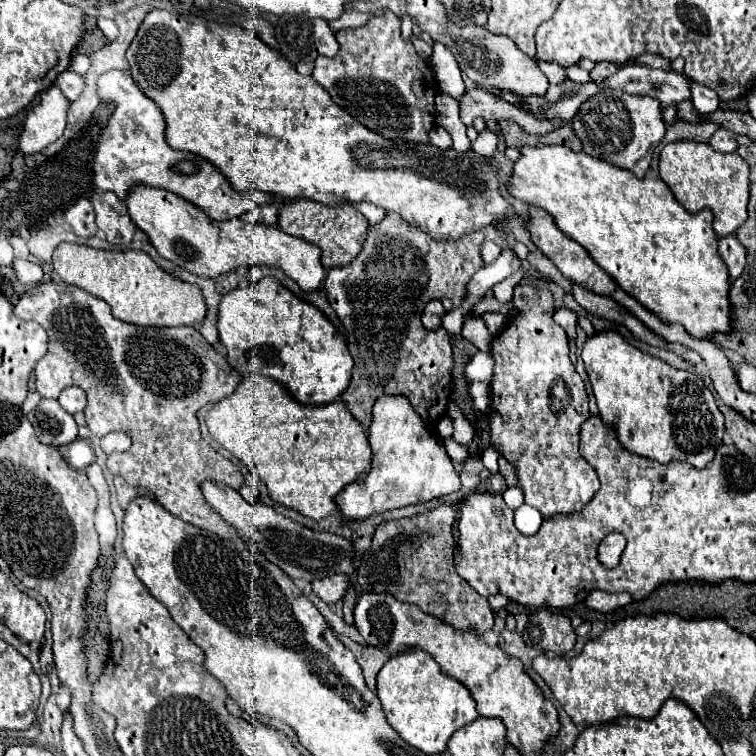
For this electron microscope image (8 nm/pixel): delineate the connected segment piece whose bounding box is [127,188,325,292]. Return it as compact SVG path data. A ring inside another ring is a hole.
M133 188L127 196L127 208L131 220L149 236L155 250L193 274L215 278L239 266L275 266L295 280L305 292L315 292L323 286L325 268L321 266L321 248L307 240L293 238L275 226L249 224L243 218L213 222L187 200L159 188Z

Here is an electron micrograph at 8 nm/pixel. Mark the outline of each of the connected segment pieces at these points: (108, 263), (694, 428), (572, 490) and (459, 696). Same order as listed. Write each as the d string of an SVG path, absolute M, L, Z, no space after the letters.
M65 242L53 252L53 268L63 282L105 300L115 318L135 326L193 326L207 312L199 286L173 278L139 250L107 252Z
M613 330L597 332L591 336L585 342L581 356L597 400L599 416L615 430L617 440L625 450L643 458L657 460L661 464L681 460L695 468L703 468L715 456L715 448L723 442L723 414L719 412L713 394L699 376L685 370L673 370L663 360L631 346L621 334Z
M519 284L513 294L513 304L521 308L519 316L509 322L509 326L493 340L491 346L495 360L491 378L493 400L487 410L491 444L515 468L519 486L525 492L525 502L537 508L543 520L551 520L557 514L581 512L581 508L589 504L595 492L601 488L597 472L591 468L591 464L587 464L587 460L583 460L579 452L579 428L591 416L587 406L589 398L581 376L569 360L569 338L565 330L553 320L555 304L551 292Z
M409 650L387 660L377 676L377 698L391 728L425 754L447 750L449 736L479 718L471 692L457 678L443 674L423 650Z

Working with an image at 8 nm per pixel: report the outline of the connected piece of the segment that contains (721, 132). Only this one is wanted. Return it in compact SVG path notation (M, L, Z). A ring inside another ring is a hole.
M719 128L711 138L709 138L709 146L713 150L719 150L719 152L735 152L737 150L737 142L735 142L735 134L731 130L725 130L725 128Z

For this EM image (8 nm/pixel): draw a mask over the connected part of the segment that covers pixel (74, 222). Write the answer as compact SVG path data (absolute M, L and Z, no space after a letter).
M79 198L67 212L65 212L67 222L71 224L73 232L81 238L91 238L97 234L97 226L95 226L95 212L93 212L93 204L87 198Z

